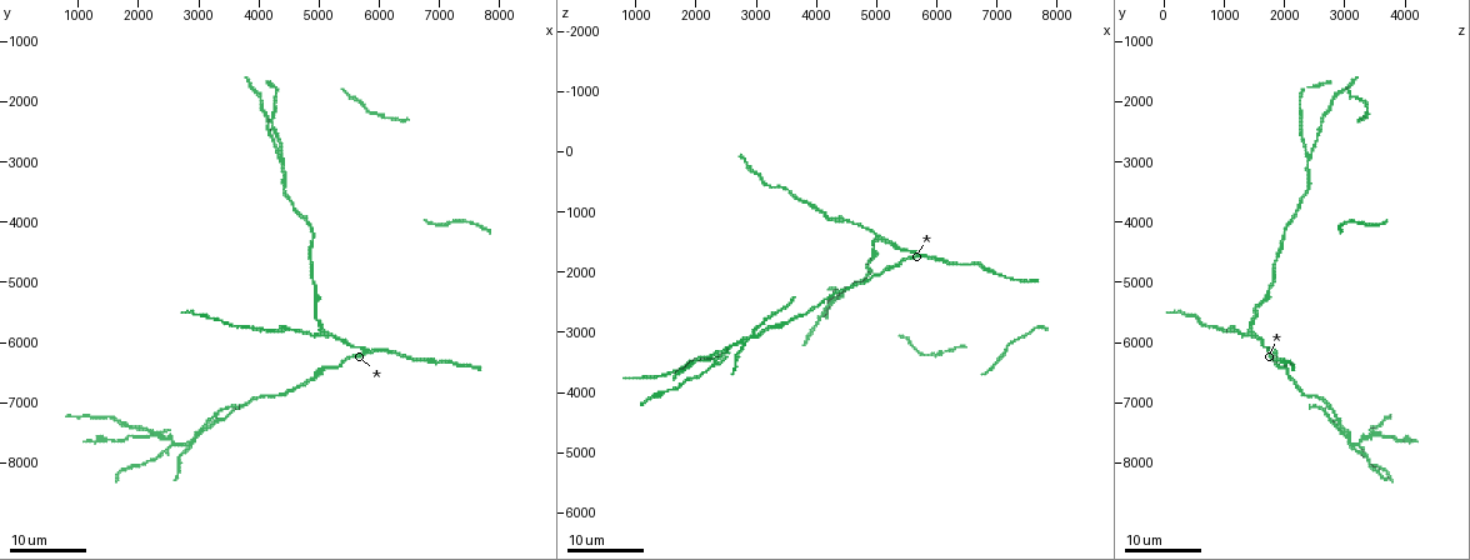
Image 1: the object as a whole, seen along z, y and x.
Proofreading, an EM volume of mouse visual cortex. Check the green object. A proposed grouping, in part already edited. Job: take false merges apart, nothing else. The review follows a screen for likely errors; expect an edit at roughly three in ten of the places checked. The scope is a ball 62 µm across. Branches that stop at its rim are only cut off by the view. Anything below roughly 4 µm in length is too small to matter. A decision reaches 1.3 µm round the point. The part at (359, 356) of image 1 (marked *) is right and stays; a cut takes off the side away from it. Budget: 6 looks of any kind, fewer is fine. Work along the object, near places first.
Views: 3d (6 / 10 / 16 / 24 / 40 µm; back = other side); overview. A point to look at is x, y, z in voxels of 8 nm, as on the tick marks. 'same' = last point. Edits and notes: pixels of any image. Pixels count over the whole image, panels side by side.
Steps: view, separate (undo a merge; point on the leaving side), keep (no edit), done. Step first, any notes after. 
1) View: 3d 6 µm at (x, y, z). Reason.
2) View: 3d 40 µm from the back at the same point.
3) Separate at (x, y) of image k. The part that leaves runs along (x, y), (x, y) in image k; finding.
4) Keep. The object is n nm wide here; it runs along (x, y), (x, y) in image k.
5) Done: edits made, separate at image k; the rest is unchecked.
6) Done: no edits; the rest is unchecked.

View: 3d 16 µm at (2300, 7550, 3500). Four or more arms meet.

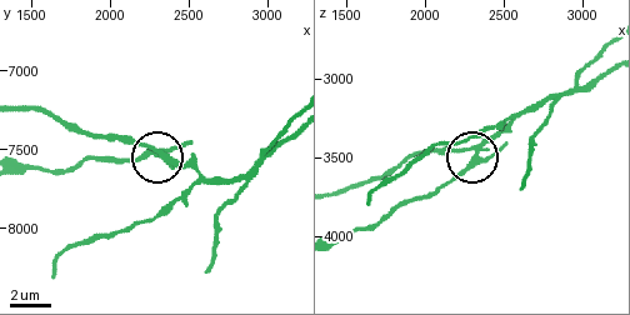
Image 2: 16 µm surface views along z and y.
View: 3d 6 µm at (2320, 7500, 3460).

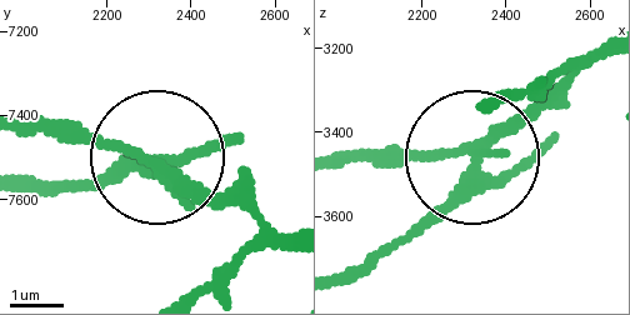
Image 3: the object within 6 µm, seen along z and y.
Separate at (114, 163) of image 3. 4 arms meet here; the part that leaves runs along (164, 179), (29, 179) in image 3; two neurons meet here.

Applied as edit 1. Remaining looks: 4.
View: 3d 24 µm at (2950, 7500, 3050). Three arms meet.

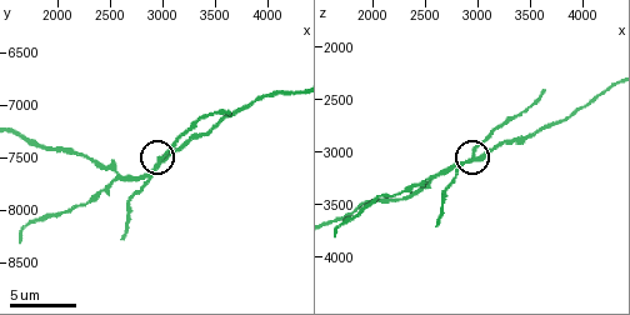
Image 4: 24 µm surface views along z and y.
View: 3d 6 µm at (2960, 7520, 3000).

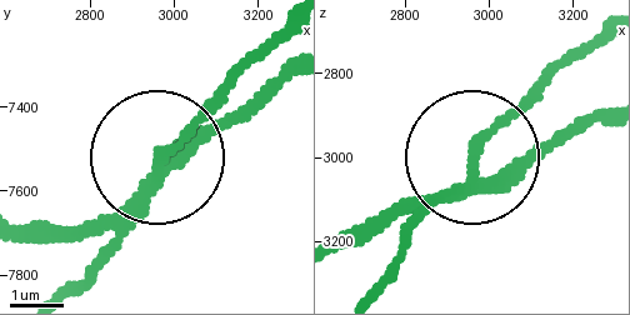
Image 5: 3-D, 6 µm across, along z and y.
View: 3d 6 µm from the back at (2975, 7535, 2990). Other side.

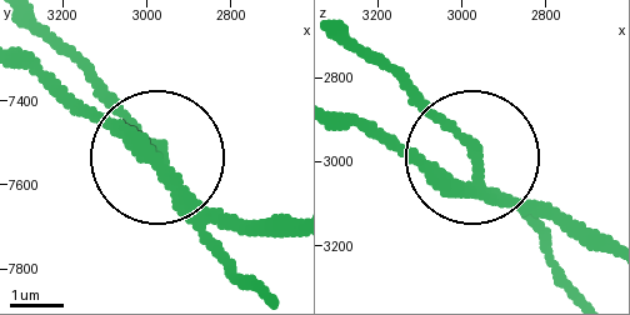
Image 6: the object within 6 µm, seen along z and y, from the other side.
Separate at (468, 141) of image 6. The part that leaves runs along (494, 185), (404, 78), (338, 38) in image 6; a second neuron is stuck on.

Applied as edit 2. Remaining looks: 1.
Done: edits made, separate at image 3, separate at image 6; the rest is unchecked.

